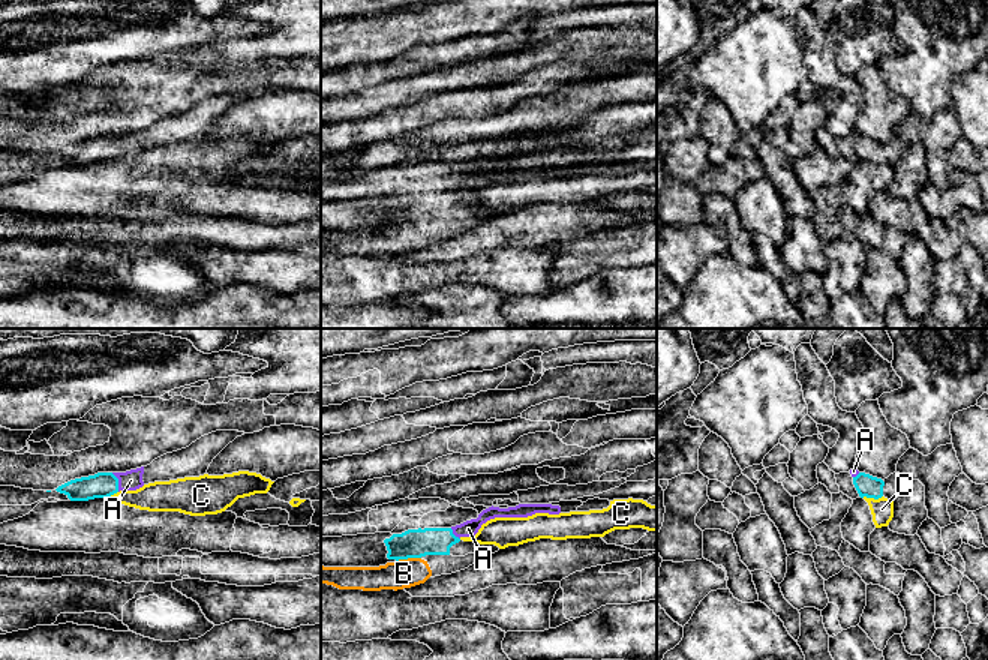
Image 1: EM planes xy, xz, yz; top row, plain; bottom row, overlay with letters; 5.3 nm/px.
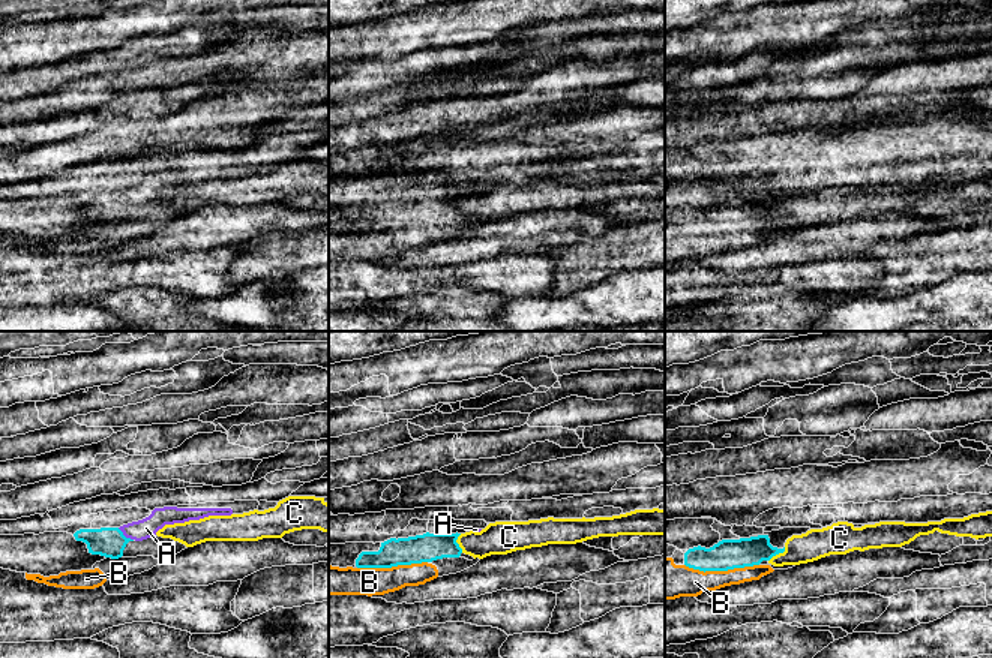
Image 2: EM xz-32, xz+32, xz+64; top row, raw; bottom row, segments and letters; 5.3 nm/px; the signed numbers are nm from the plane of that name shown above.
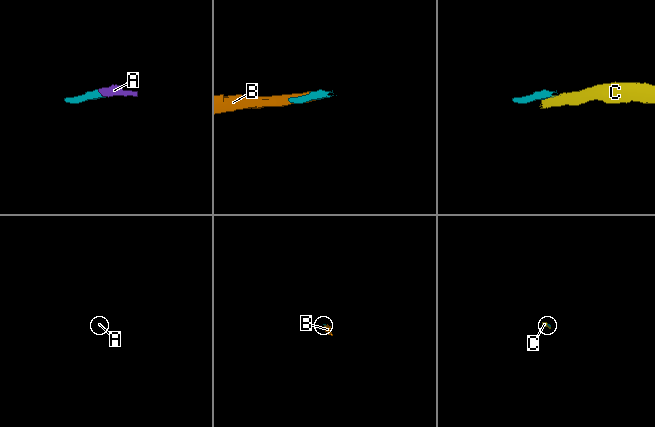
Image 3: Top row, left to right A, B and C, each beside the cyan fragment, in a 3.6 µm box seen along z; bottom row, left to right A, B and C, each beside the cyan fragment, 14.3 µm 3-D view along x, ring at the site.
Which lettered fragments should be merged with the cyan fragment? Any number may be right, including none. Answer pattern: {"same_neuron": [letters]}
{"same_neuron": ["A", "B"]}

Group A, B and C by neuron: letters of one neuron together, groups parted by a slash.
A B / C

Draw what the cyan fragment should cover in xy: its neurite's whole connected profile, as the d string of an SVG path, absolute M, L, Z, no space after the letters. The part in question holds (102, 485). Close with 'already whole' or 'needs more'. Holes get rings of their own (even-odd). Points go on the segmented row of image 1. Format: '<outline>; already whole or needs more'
M144 466L126 472L97 472L94 476L70 480L55 490L70 501L108 498L120 490L136 490L144 486Z; needs more

